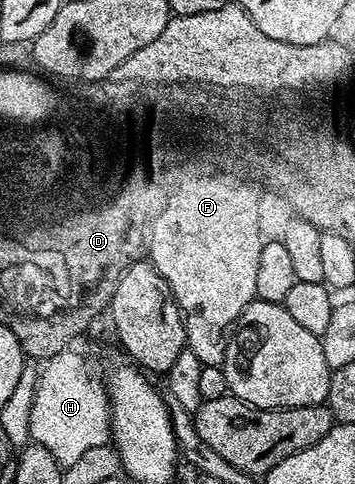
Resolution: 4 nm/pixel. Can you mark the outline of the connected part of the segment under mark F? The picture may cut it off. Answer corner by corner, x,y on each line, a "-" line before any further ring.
188,171
183,174
182,180
174,182
175,190
168,195
151,233
149,229
149,260
171,288
171,294
183,313
187,348
201,359
203,366
222,365
227,350
225,334
238,322
243,308
256,300
257,259
261,259
256,232
256,204
252,194
240,185
239,180
207,173
198,181
195,176
194,172

